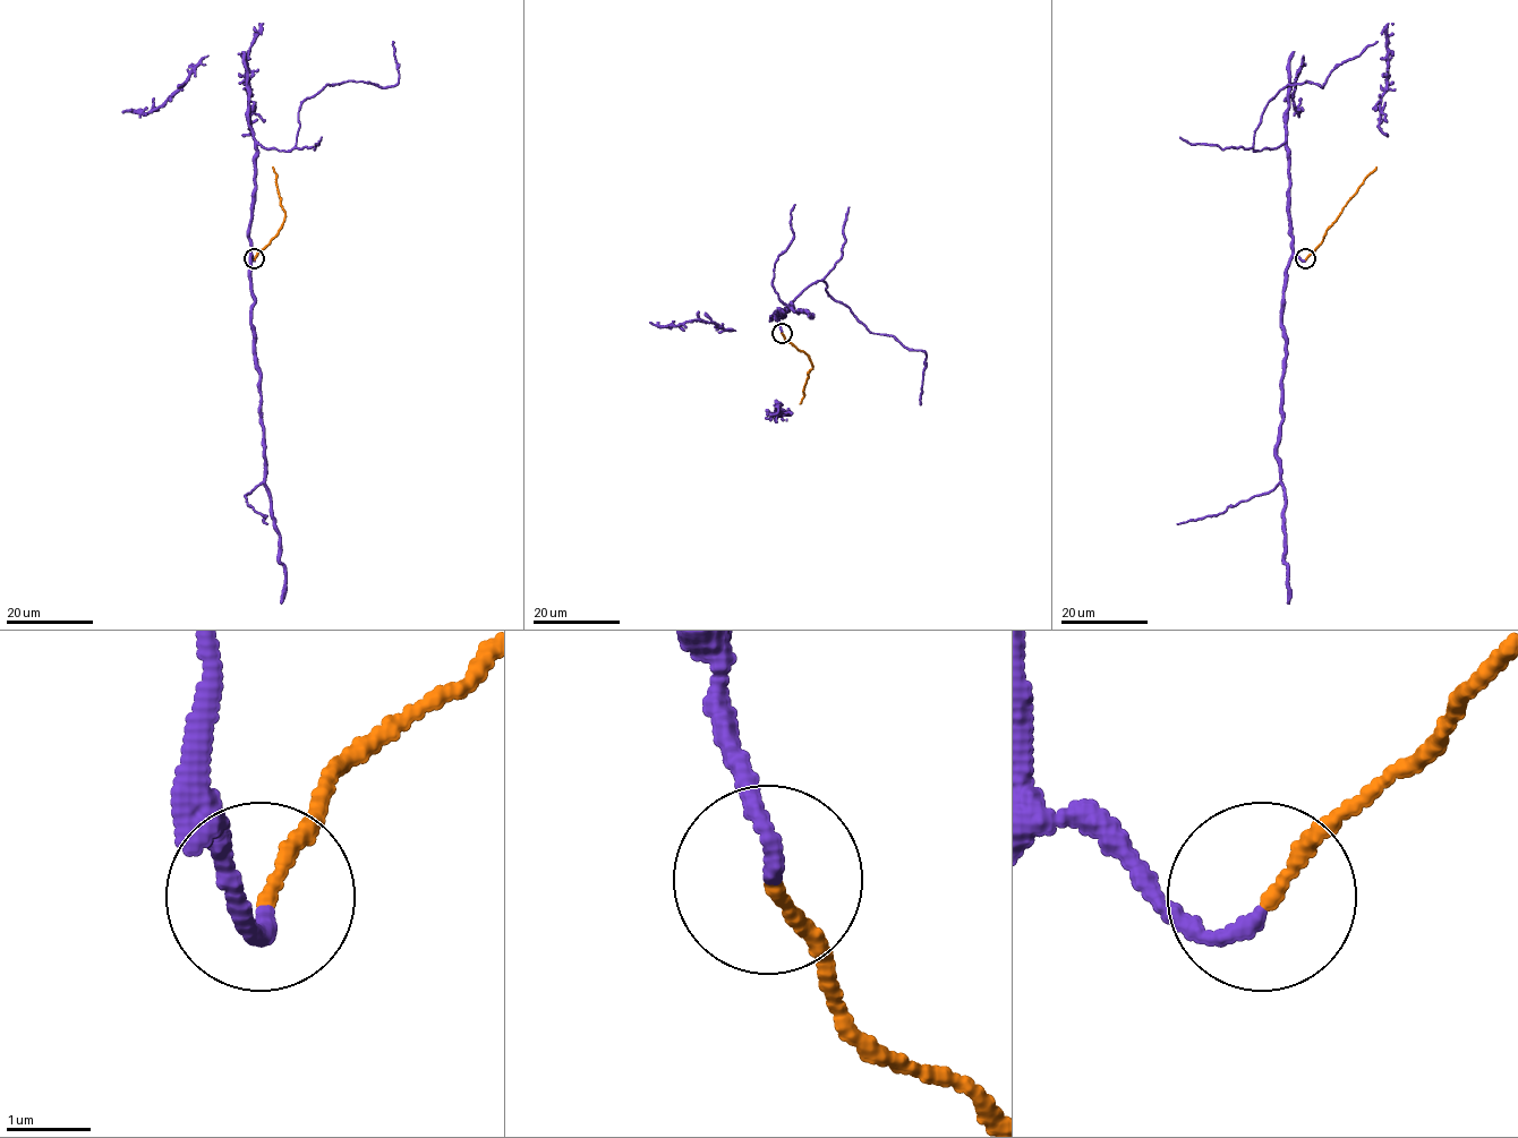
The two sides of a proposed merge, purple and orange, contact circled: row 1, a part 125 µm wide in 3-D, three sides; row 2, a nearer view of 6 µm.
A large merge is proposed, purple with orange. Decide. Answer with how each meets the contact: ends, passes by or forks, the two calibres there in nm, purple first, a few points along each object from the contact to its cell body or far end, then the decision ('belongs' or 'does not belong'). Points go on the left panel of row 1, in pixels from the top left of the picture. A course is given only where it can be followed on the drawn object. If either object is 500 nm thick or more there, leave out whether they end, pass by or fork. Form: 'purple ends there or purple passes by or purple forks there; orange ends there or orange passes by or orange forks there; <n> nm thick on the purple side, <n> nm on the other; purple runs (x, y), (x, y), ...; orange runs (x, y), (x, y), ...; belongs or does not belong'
purple ends there; orange ends there; 180 nm thick on the purple side, 150 nm on the other; purple runs (254, 259), (248, 237), (256, 144), (291, 150), (298, 108), (326, 84), (394, 86), (393, 41); orange runs (254, 258), (278, 232), (284, 219), (273, 167); belongs

